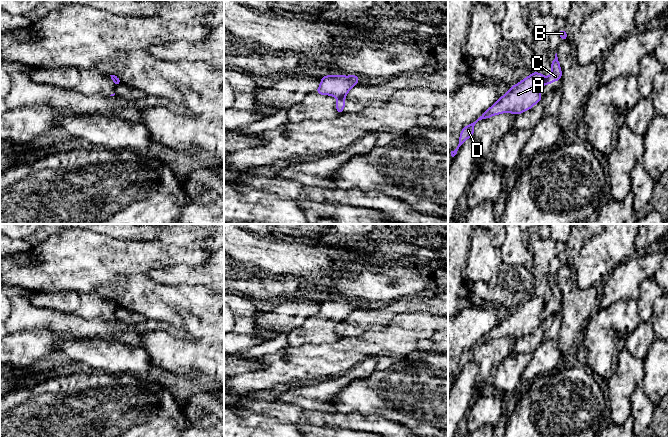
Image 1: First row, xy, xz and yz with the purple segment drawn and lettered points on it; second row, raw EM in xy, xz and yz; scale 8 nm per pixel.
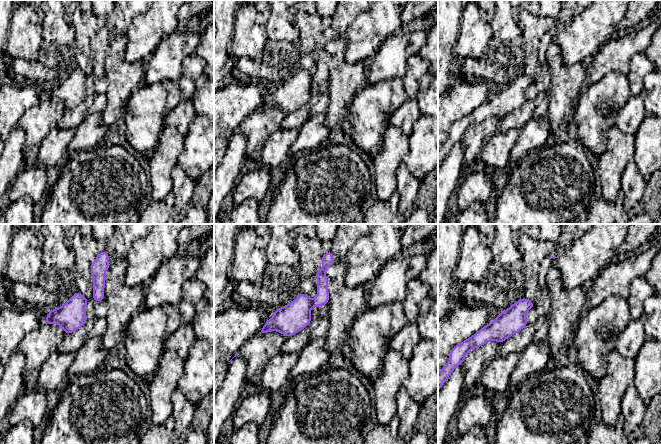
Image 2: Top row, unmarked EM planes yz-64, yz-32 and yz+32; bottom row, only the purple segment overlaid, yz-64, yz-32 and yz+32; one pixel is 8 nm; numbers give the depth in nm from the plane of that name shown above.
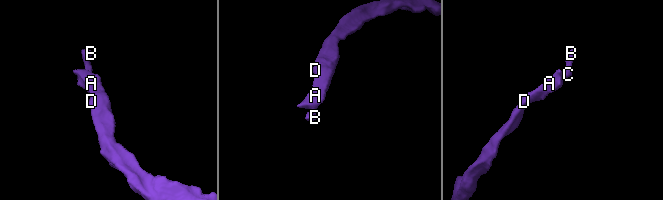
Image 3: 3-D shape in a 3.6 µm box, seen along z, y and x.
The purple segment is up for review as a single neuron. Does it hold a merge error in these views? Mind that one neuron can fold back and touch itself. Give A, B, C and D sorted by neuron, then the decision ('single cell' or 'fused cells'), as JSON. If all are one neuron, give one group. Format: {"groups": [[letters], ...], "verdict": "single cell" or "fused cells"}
{"groups": [["A", "D"], ["B", "C"]], "verdict": "fused cells"}

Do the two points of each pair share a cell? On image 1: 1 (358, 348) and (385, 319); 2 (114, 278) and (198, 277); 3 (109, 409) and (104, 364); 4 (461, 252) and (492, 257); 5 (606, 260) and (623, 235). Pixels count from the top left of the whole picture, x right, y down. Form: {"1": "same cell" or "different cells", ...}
{"1": "different cells", "2": "different cells", "3": "different cells", "4": "different cells", "5": "same cell"}

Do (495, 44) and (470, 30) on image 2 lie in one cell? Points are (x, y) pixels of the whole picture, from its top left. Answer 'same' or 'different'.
same

